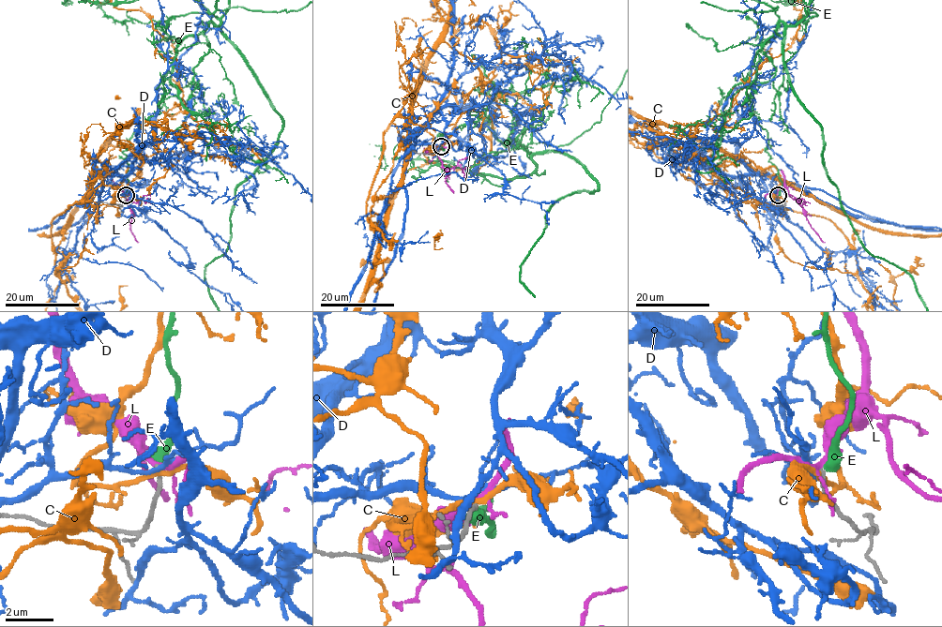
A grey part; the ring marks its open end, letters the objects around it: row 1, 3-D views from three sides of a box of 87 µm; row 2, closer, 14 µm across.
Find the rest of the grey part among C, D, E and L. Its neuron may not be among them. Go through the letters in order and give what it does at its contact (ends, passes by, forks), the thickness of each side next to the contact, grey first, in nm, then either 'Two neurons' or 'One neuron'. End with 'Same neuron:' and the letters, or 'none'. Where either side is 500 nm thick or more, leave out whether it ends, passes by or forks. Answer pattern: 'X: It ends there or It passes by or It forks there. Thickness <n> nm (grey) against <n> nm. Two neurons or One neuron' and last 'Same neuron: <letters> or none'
C: It passes by. Thickness 190 nm (grey) against 200 nm. Two neurons
D: It forks there. Thickness 140 nm (grey) against 160 nm. Two neurons
E: Thickness 190 nm (grey) against 550 nm. One neuron
L: It forks there. Thickness 170 nm (grey) against 200 nm. Two neurons
Same neuron: E

